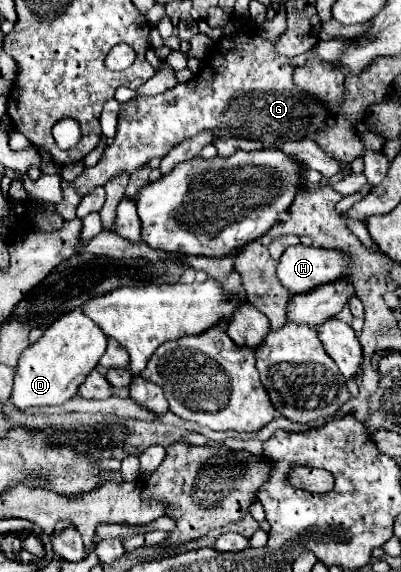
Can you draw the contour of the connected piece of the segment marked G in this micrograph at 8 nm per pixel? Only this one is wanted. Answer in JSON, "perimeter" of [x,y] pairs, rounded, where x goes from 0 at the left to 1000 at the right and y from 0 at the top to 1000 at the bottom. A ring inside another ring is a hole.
{"perimeter":[[[628,49],[584,59],[579,70],[549,66],[479,140],[409,164],[339,168],[304,182],[289,248],[264,259],[239,290],[209,294],[185,318],[155,315],[160,350],[140,357],[145,374],[160,385],[190,381],[195,350],[239,325],[259,325],[294,301],[339,301],[379,276],[414,273],[439,252],[509,227],[534,231],[534,241],[594,238],[643,245],[658,255],[788,234],[823,196],[788,171],[738,157],[728,126],[718,105],[698,108],[698,98],[688,98],[678,73],[648,66]]]}

